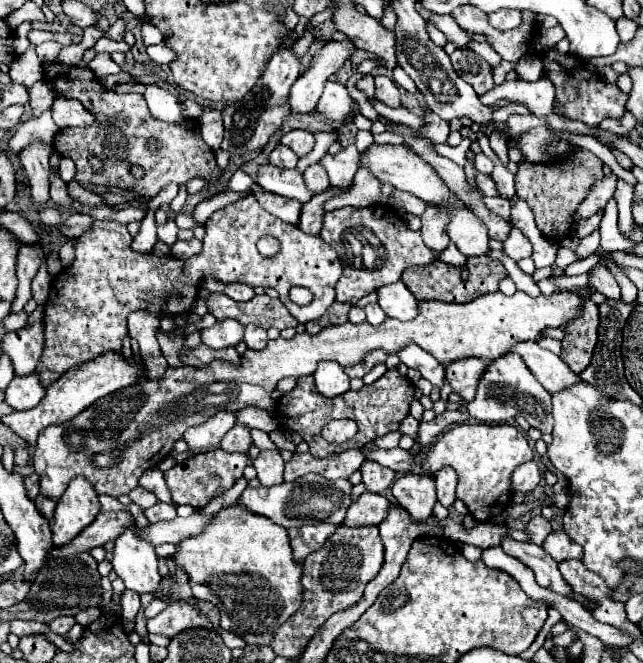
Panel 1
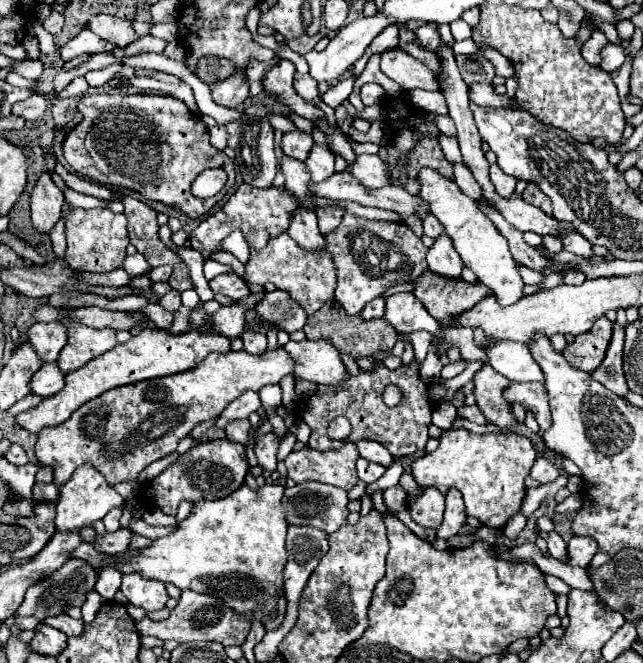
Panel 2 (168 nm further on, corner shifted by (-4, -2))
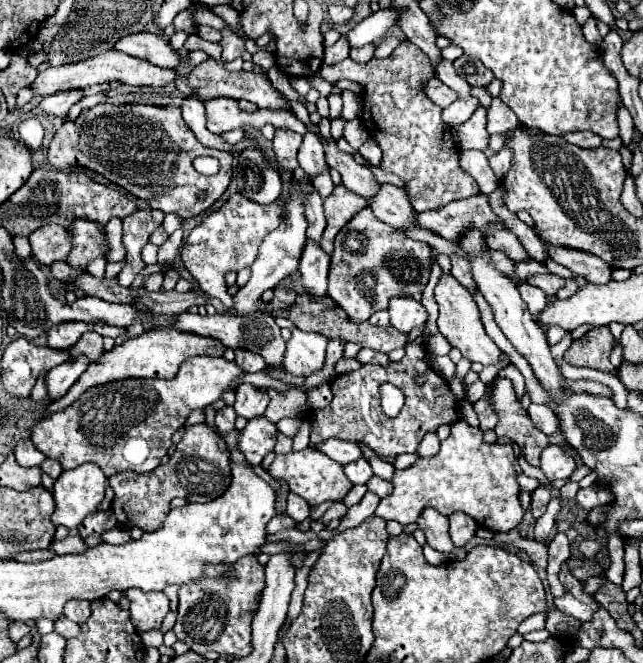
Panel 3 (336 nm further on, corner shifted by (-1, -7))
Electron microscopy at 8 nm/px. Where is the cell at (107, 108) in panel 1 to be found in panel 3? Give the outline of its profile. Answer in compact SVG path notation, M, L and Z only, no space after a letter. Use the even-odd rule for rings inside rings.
M96 105L92 109L86 109L80 113L76 121L66 121L56 135L50 141L48 147L48 163L56 169L72 167L72 165L82 165L88 167L108 181L128 189L132 195L138 199L144 199L152 209L160 209L164 213L176 213L182 219L190 219L206 211L228 187L230 177L232 177L232 153L222 153L216 149L202 147L190 127L184 123L180 107L176 105L166 105L166 107L154 107L154 105ZM198 155L210 155L220 161L220 171L212 177L200 175L194 167L192 161Z

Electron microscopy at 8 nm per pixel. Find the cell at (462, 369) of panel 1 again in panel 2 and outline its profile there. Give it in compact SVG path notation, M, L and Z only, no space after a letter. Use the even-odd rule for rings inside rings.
M485 364L475 376L473 376L473 394L477 398L477 406L485 414L489 422L493 422L499 428L511 428L515 426L515 418L507 402L503 400L501 392L509 386L509 380L505 376L499 376L489 364Z

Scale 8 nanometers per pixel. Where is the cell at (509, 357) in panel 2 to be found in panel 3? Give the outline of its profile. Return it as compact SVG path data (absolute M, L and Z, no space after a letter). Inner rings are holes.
M442 275L440 283L434 289L434 297L436 303L440 307L440 315L438 315L438 331L448 339L448 343L456 349L462 351L464 357L468 357L472 363L478 361L482 365L492 365L500 359L502 351L496 347L496 343L486 335L484 325L480 321L480 311L476 301L472 299L470 291L466 287L462 287L454 277L450 275Z

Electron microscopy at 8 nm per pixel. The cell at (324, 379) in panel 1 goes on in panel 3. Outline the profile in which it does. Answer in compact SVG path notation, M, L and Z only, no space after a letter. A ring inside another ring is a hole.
M292 327L292 337L288 341L284 369L292 375L312 375L324 365L328 339L318 333L306 333Z

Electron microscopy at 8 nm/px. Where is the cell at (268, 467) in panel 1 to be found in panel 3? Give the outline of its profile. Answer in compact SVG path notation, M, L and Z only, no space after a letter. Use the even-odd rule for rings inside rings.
M264 415L252 417L248 419L248 425L240 431L238 449L244 453L250 465L260 465L264 455L274 449L276 437L278 429L274 423L270 423Z

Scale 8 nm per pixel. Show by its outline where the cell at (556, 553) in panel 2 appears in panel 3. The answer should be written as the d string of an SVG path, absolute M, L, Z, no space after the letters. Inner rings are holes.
M562 565L562 571L558 577L566 591L562 597L554 599L554 605L566 615L574 615L580 621L590 621L600 605L594 601L594 597L590 593L584 591L582 581L578 581L564 565Z

